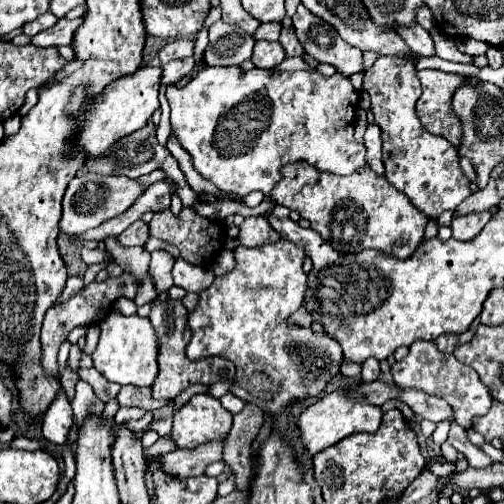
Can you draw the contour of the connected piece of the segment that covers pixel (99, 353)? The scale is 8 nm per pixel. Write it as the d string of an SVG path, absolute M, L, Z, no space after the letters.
M111 310L99 326L101 326L101 338L97 350L93 352L95 368L109 382L117 382L121 386L125 384L151 386L157 376L157 350L159 350L159 338L151 320L139 314L125 316L121 312Z

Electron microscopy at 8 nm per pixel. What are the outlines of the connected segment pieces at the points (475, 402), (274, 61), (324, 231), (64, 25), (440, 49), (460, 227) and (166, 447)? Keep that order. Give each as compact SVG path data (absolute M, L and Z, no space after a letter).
M427 340L413 342L409 348L409 354L401 362L395 362L391 366L391 374L399 388L415 388L425 394L445 398L451 404L455 422L461 428L469 428L471 420L475 416L483 416L491 408L491 402L493 402L489 390L483 386L483 382L475 374L475 370L469 366L463 366L453 354L439 352L435 342L427 342Z
M257 40L253 48L251 62L257 68L275 68L285 60L283 46L279 42L269 42L269 40Z
M291 162L281 168L281 180L265 198L289 210L297 210L329 246L341 252L375 248L397 258L407 258L421 244L425 224L429 222L405 194L389 186L385 176L373 174L369 166L363 166L349 176L337 176L315 170L307 162Z
M61 18L55 26L51 26L49 30L39 32L37 36L31 38L33 46L39 48L49 48L49 46L71 46L71 38L73 38L73 30L81 24L81 18L75 20L65 20Z
M431 28L429 34L433 36L435 40L435 54L439 58L445 58L445 60L451 60L451 62L463 62L463 64L473 64L473 58L459 52L457 46L455 46L455 40L451 40L449 36L441 34L437 28Z
M473 212L473 214L465 214L465 216L455 216L451 222L453 238L471 240L485 228L485 224L489 220L491 220L491 212Z
M169 435L163 438L159 438L159 440L157 440L157 442L153 446L144 448L143 456L145 459L151 460L153 456L162 455L177 449L178 447L176 446L172 436Z

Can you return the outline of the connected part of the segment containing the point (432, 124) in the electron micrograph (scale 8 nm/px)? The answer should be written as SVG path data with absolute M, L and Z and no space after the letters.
M421 70L417 72L421 80L421 96L417 100L417 118L423 128L435 136L447 138L453 146L459 146L459 128L453 114L449 114L449 98L453 90L461 86L459 74L449 74L441 70Z

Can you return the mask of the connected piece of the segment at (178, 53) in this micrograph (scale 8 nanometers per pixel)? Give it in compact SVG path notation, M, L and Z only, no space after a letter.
M189 38L171 40L159 50L161 64L167 64L169 60L175 60L175 58L187 58L187 56L193 56L193 40Z

